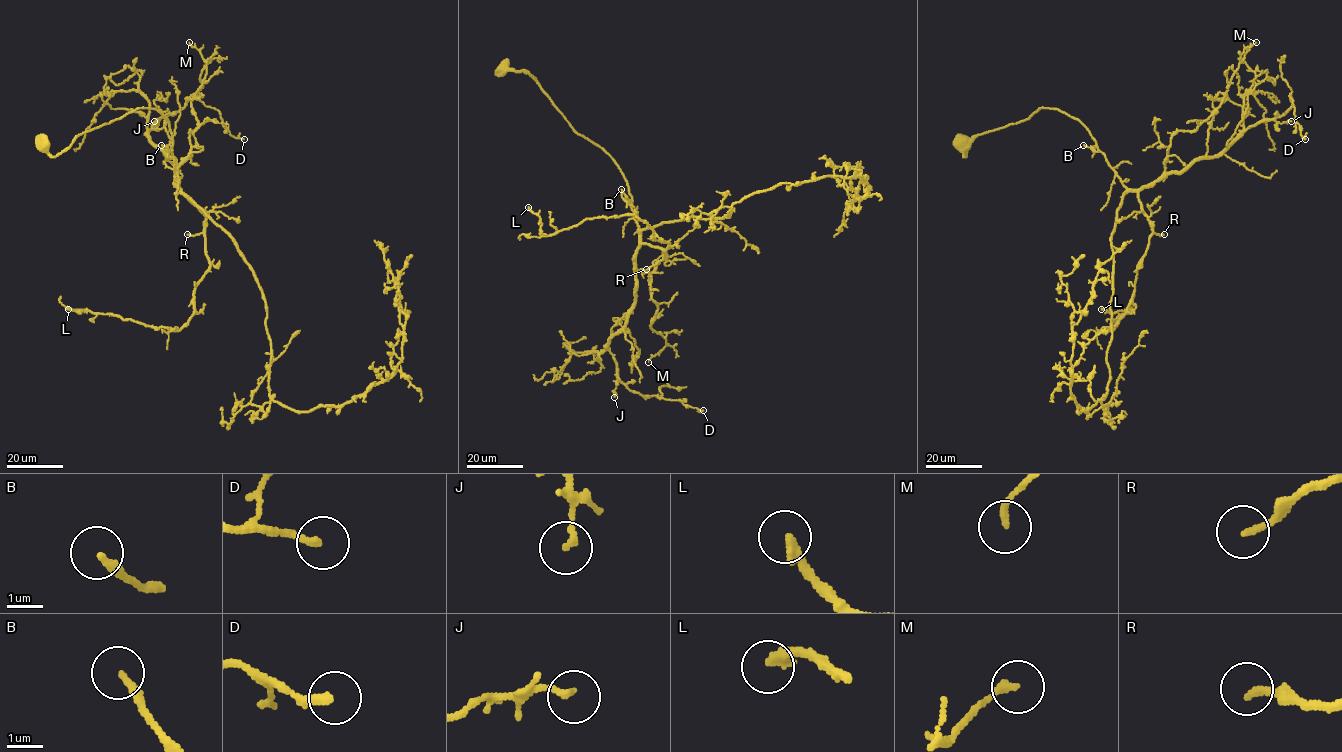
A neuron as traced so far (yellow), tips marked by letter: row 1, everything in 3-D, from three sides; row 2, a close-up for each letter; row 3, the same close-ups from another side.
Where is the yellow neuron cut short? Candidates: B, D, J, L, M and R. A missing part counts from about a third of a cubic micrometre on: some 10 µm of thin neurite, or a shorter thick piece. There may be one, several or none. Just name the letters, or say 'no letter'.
L, R

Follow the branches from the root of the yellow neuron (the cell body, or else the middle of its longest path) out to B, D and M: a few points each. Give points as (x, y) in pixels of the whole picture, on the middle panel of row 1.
B: (503, 68), (526, 71), (569, 124), (612, 159), (628, 185), (632, 200), (630, 204), (621, 189)
D: (503, 68), (526, 71), (628, 185), (640, 242), (636, 300), (607, 347), (618, 378), (644, 398), (703, 410)
M: (503, 68), (526, 71), (627, 182), (636, 269), (650, 274), (650, 327), (665, 339), (648, 362)

